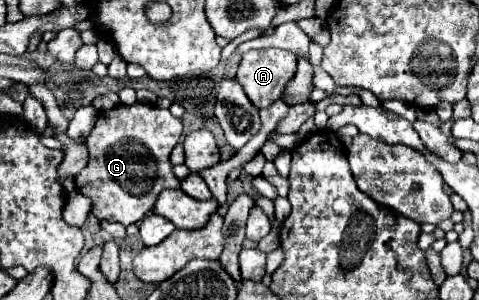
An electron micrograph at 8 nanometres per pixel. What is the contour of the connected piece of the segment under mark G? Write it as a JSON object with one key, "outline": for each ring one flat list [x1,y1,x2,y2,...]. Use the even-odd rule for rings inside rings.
{"outline":[[132,104,100,112,88,138,88,164,76,176,76,188,80,194,92,200,92,214,104,222,136,224,150,214,156,196,164,188,180,186,180,180,172,172,168,160,172,148,182,134,182,122,170,114,148,104],[158,168,158,174,156,174]]}

